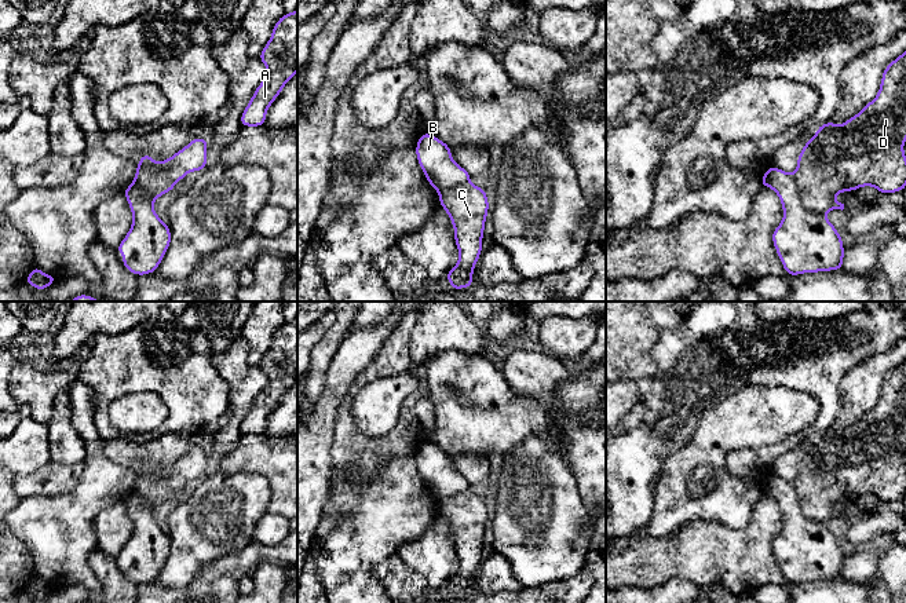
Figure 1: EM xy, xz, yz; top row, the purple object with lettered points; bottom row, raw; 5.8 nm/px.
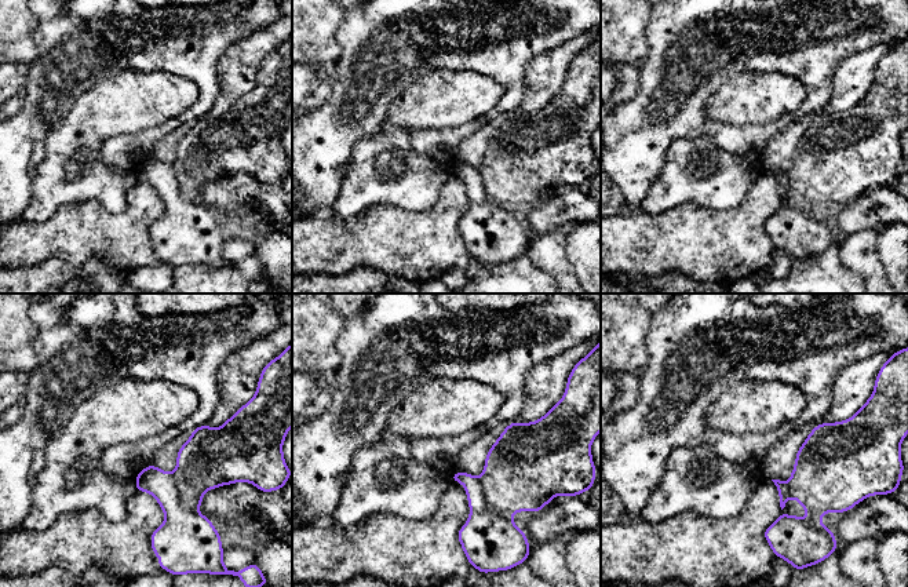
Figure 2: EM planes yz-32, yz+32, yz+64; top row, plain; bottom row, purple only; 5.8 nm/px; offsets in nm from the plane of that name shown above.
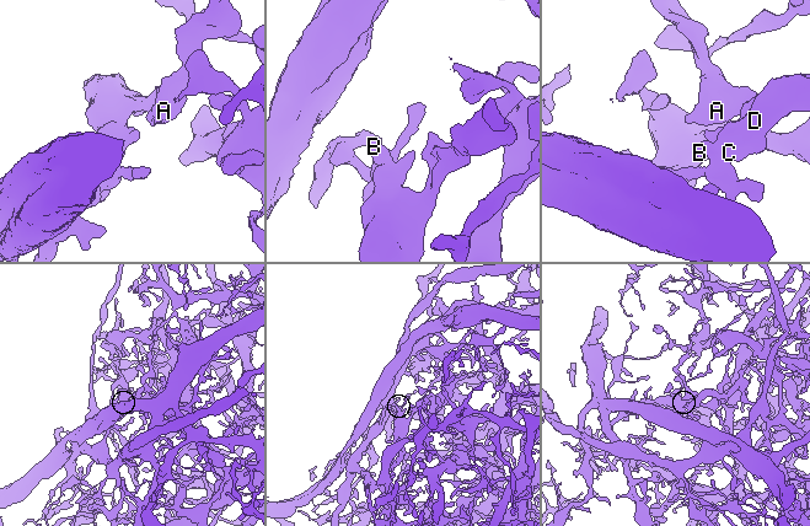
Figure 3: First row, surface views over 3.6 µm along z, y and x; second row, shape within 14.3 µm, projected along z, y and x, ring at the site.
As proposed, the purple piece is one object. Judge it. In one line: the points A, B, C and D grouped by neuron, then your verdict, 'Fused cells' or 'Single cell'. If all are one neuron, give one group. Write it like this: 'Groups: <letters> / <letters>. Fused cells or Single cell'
Groups: A C D / B. Fused cells

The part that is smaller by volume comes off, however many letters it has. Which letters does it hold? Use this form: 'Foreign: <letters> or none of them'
Foreign: A, C, D

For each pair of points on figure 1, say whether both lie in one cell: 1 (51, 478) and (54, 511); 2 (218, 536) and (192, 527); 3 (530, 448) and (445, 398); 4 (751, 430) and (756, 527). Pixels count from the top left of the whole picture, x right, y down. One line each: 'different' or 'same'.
1: different
2: same
3: different
4: different

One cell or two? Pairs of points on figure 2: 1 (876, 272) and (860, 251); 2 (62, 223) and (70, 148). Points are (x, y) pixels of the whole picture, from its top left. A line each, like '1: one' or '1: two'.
1: one
2: two

